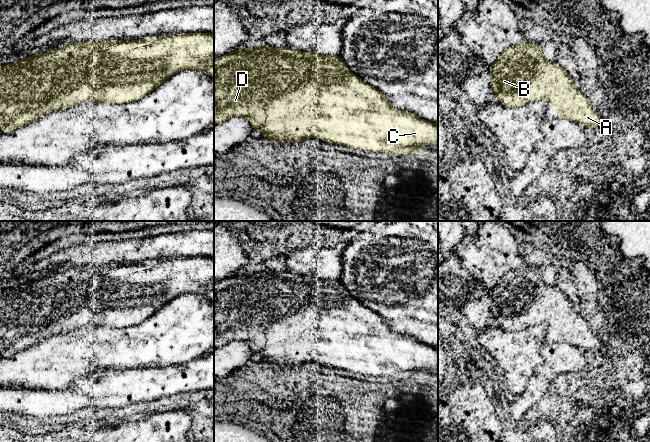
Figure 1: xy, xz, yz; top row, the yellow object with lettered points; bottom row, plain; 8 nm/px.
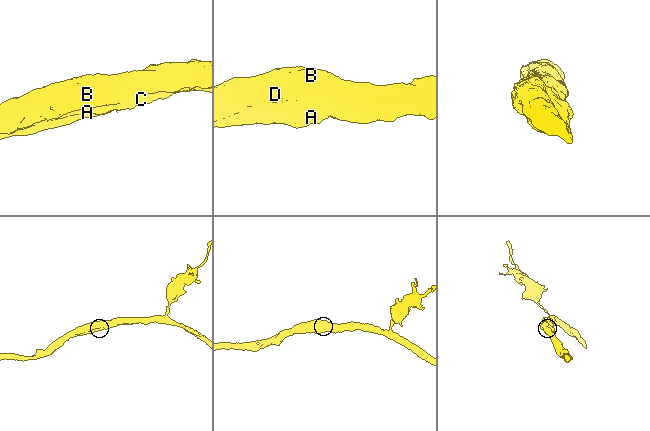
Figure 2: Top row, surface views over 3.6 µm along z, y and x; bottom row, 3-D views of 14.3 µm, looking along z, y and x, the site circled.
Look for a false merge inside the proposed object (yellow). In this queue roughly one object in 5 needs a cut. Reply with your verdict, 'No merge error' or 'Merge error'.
No merge error

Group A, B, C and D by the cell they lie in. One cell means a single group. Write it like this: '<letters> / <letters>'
A B C D

